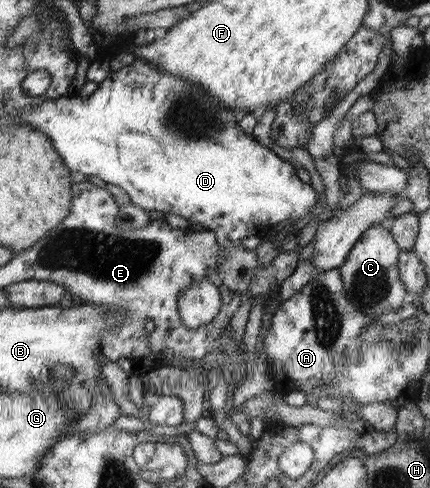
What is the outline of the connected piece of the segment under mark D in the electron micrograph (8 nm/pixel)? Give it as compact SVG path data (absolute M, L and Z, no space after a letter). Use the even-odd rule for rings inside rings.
M135 58L132 64L124 66L119 71L113 72L96 85L97 88L89 96L81 96L79 94L58 99L46 99L39 102L38 105L28 107L28 117L26 123L34 129L41 131L53 144L58 155L62 157L63 162L70 167L75 175L96 175L106 181L110 186L118 185L122 187L130 196L131 203L141 207L143 210L156 210L168 213L176 213L190 223L190 227L201 225L211 230L217 238L220 249L236 248L241 246L241 240L254 235L255 229L264 229L273 225L285 225L306 218L306 216L316 207L318 199L314 188L311 184L304 183L295 172L295 168L289 161L284 161L277 156L271 149L256 141L250 134L246 134L239 126L239 122L234 116L233 109L217 105L217 101L207 95L205 91L197 83L188 83L183 79L178 79L173 75L161 73L155 63L148 63L144 59Z

